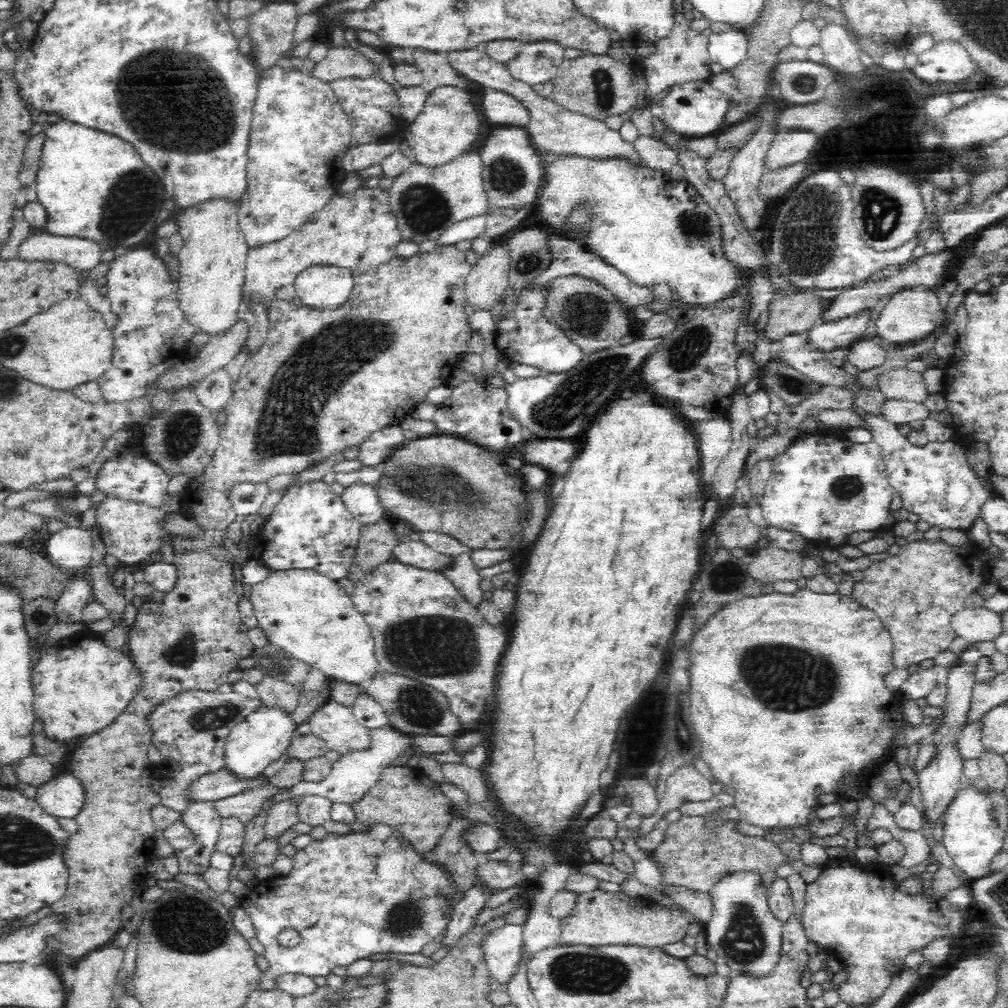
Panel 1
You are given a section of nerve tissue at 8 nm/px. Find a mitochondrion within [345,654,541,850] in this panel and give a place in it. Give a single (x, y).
(420, 707)

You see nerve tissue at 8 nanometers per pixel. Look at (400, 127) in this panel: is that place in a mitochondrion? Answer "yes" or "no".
no

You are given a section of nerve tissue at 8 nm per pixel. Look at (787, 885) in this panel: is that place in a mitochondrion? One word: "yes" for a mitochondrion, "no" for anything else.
no

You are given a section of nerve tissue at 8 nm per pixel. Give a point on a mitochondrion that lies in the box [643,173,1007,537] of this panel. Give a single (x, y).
(881, 212)

